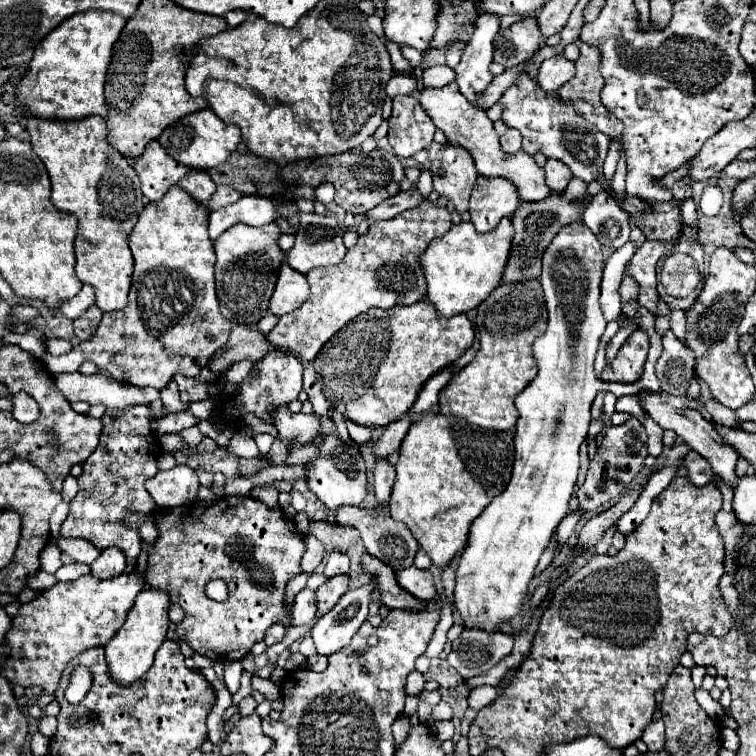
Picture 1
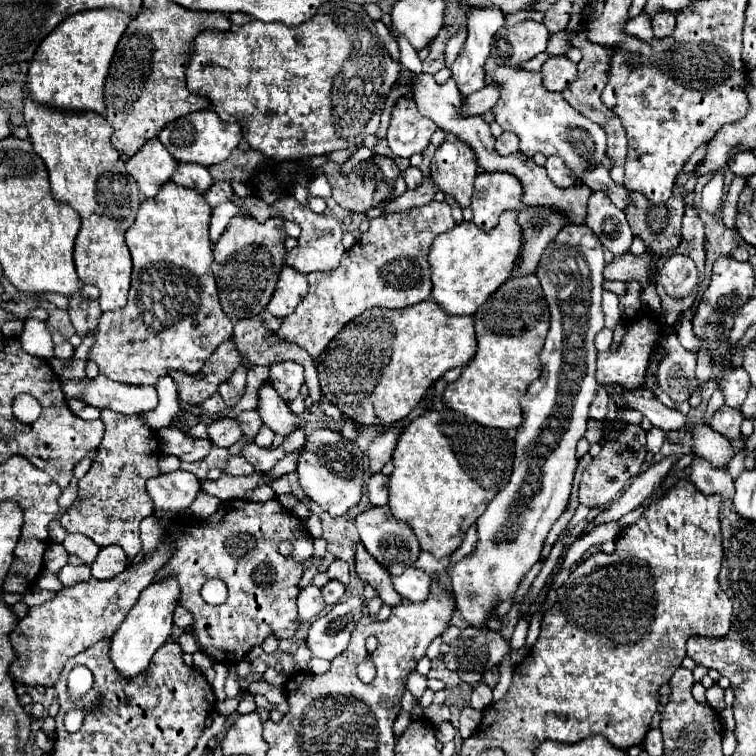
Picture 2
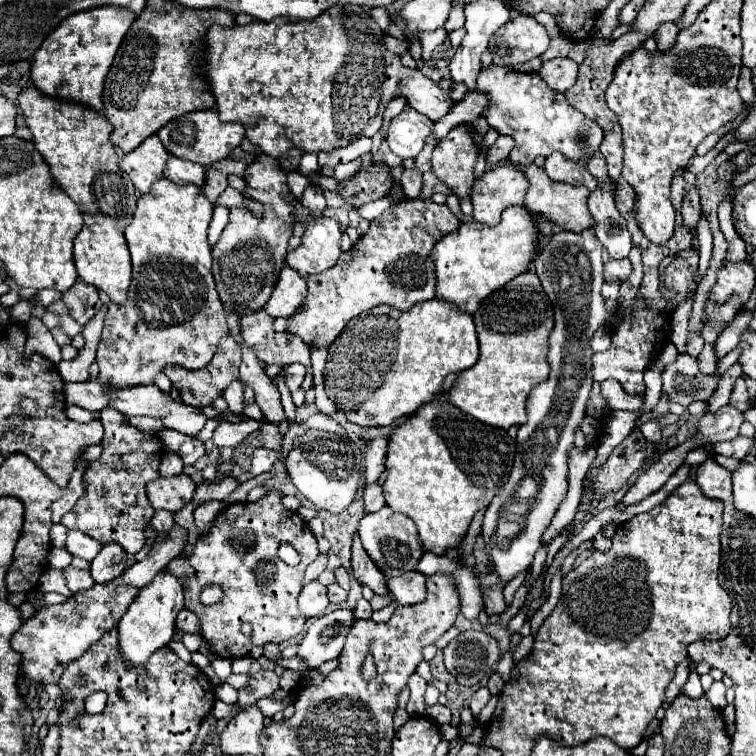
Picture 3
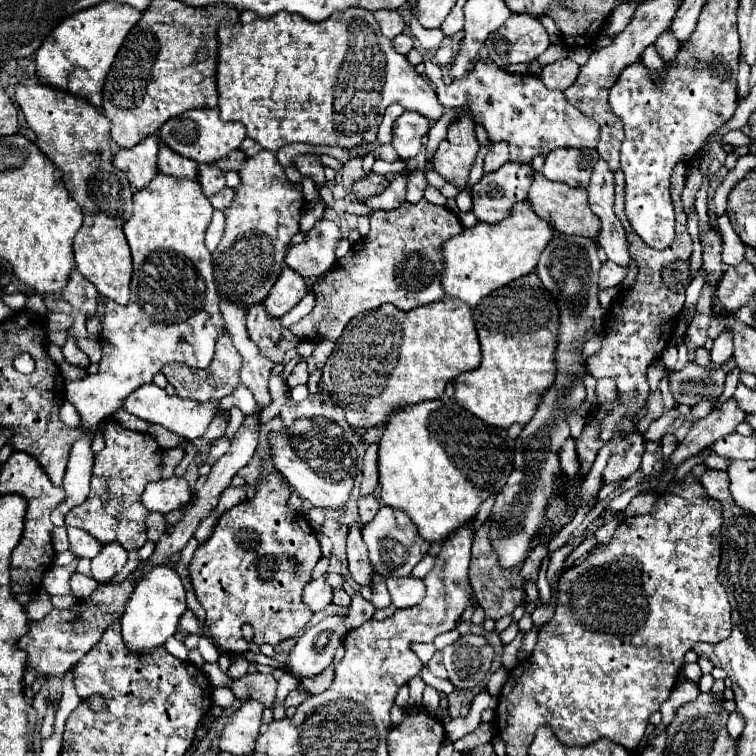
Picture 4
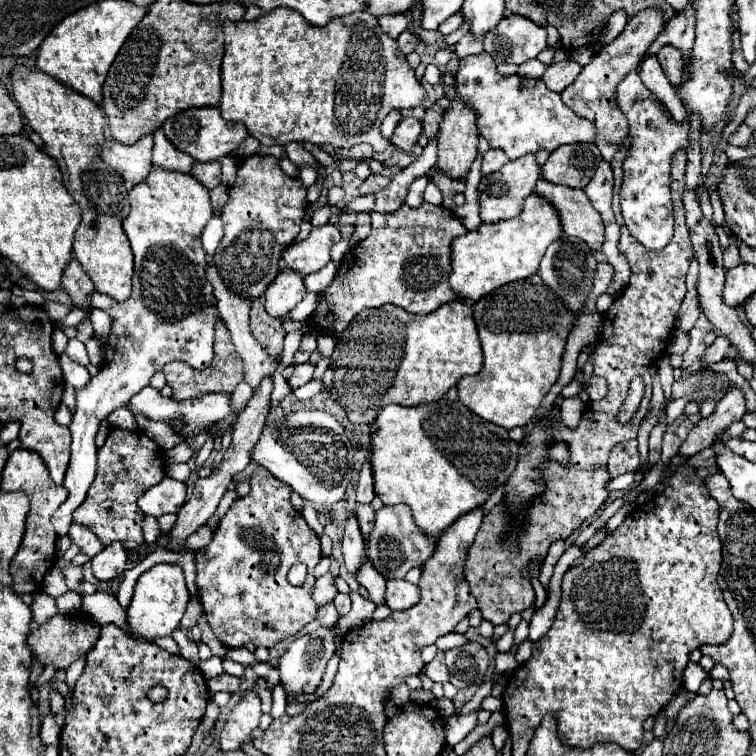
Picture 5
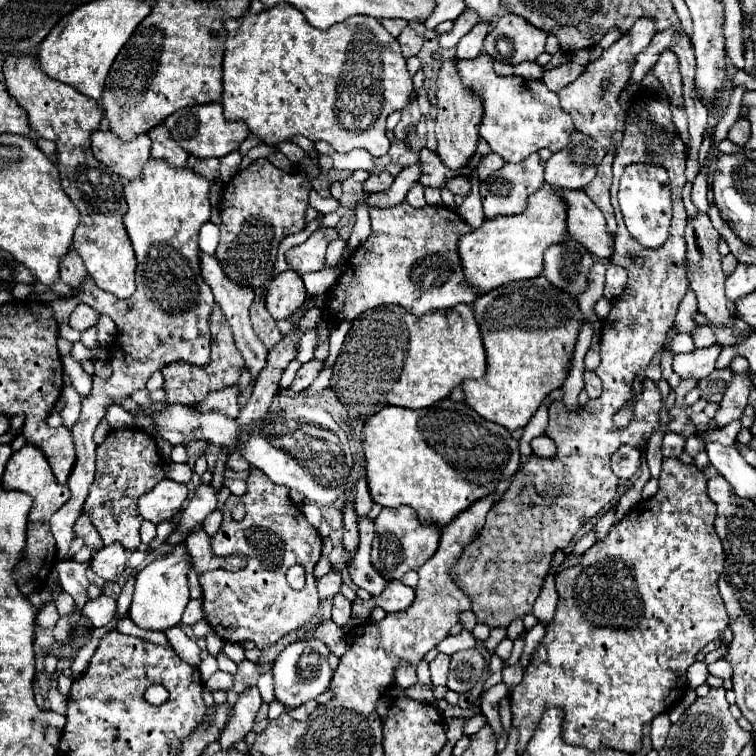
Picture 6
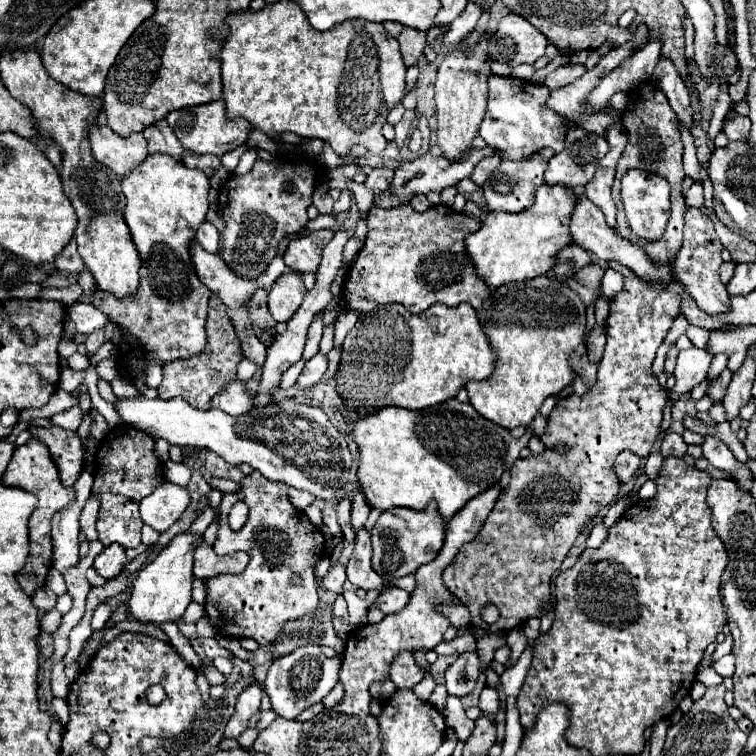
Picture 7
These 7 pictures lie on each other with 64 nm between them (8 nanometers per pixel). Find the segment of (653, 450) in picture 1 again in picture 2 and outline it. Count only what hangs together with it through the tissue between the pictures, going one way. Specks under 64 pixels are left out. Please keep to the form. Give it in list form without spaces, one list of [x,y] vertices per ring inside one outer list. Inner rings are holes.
[[[652,428],[652,430],[648,432],[648,450],[650,450],[652,454],[656,454],[656,452],[660,450],[662,442],[664,442],[664,432],[662,432],[660,428]]]

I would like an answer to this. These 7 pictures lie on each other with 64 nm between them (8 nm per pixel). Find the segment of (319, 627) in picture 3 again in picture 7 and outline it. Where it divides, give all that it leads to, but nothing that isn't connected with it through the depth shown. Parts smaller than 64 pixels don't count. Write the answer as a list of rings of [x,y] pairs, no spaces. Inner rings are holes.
[[[302,646],[294,650],[292,654],[276,660],[268,676],[264,680],[266,694],[270,698],[270,708],[286,720],[296,720],[300,712],[310,708],[312,704],[318,704],[336,684],[338,684],[338,672],[340,672],[340,660],[338,658],[326,658],[318,646]]]

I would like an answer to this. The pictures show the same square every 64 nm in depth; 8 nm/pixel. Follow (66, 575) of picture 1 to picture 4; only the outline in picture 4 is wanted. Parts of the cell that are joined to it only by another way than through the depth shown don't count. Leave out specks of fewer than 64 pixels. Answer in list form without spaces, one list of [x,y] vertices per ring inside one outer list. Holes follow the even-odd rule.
[[[72,574],[70,578],[70,586],[72,586],[72,592],[78,596],[78,598],[88,598],[96,588],[98,588],[98,582],[94,578],[86,578],[82,574]]]

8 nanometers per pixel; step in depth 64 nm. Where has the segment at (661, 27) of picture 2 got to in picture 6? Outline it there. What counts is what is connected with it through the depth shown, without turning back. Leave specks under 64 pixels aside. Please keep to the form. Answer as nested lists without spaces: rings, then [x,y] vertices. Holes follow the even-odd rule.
[[[664,50],[664,54],[660,54],[656,66],[654,66],[654,76],[658,78],[658,82],[664,88],[664,94],[668,96],[668,100],[678,106],[684,108],[684,96],[682,96],[682,78],[680,78],[680,70],[678,70],[678,58],[672,50]]]

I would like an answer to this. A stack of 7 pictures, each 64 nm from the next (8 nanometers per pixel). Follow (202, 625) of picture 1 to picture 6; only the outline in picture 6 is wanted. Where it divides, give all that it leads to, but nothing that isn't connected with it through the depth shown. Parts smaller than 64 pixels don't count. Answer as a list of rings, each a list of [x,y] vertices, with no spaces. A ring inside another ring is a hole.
[[[252,468],[246,478],[244,496],[228,496],[222,506],[222,526],[212,538],[212,550],[216,556],[230,556],[244,552],[248,564],[240,572],[212,570],[200,574],[200,584],[204,590],[204,616],[212,630],[224,642],[246,642],[252,640],[260,650],[272,646],[282,636],[308,624],[318,612],[318,592],[314,566],[322,552],[322,538],[316,528],[308,524],[304,514],[288,496],[286,486],[274,484],[262,470]],[[236,504],[246,506],[246,518],[234,522],[230,510]],[[302,564],[306,568],[306,586],[302,590],[292,590],[286,582],[286,572],[290,566]]]

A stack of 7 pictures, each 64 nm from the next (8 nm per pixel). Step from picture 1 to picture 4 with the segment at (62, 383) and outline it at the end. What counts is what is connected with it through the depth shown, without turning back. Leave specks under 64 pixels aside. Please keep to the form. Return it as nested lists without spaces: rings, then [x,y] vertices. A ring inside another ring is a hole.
[[[145,384],[126,398],[124,410],[128,410],[130,414],[134,414],[134,416],[138,416],[146,422],[162,424],[164,428],[184,436],[186,440],[194,440],[194,438],[200,438],[206,432],[212,418],[222,412],[222,406],[220,406],[218,400],[216,402],[192,402],[192,400],[184,400],[180,396],[168,396],[156,384]]]

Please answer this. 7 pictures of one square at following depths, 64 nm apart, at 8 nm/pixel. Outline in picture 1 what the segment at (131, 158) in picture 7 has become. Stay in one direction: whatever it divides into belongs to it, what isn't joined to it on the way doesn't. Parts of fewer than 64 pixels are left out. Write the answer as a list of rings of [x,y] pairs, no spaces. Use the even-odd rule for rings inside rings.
[[[158,140],[148,142],[140,158],[134,160],[132,168],[140,178],[142,194],[152,202],[158,202],[166,190],[178,184],[180,178],[184,178],[190,170],[188,166],[180,166],[176,160],[172,160]]]

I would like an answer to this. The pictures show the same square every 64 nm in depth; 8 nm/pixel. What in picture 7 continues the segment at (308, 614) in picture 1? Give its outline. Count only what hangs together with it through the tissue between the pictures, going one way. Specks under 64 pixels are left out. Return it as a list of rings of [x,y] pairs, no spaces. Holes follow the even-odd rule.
[[[340,564],[332,566],[332,568],[328,570],[328,574],[322,578],[324,588],[330,590],[330,592],[336,592],[336,594],[342,592],[342,584],[344,584],[344,582],[346,582],[346,566],[340,566]]]

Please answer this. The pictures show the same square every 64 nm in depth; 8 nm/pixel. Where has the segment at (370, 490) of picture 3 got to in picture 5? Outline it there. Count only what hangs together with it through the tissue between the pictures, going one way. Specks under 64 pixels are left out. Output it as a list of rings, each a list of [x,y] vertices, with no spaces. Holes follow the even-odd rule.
[[[358,504],[356,516],[358,516],[358,524],[360,524],[360,530],[362,530],[364,542],[368,544],[368,538],[370,538],[372,526],[374,526],[374,510],[372,510],[370,504]]]

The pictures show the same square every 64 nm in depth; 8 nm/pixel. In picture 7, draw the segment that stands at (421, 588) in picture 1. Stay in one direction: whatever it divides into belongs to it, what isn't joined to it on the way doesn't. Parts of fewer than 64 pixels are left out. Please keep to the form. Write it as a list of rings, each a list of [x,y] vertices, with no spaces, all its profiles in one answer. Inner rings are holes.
[[[384,588],[382,594],[378,596],[378,600],[374,602],[376,608],[380,608],[384,614],[394,614],[394,612],[400,612],[410,600],[410,594],[402,588]]]

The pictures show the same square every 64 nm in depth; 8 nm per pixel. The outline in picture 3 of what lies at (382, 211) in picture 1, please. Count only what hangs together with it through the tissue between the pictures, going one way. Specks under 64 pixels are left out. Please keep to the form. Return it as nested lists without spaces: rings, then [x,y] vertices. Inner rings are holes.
[[[424,172],[424,188],[420,198],[430,198],[434,192],[442,192],[446,196],[452,194],[452,190],[448,190],[448,186],[444,186],[444,182],[440,182],[432,172]]]

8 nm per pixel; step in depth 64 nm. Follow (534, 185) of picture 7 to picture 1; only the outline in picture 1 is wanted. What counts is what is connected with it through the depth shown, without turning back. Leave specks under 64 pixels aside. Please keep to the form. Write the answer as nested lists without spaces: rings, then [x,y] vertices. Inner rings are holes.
[[[478,176],[468,212],[478,232],[490,232],[504,216],[512,216],[518,204],[518,190],[508,178]]]

